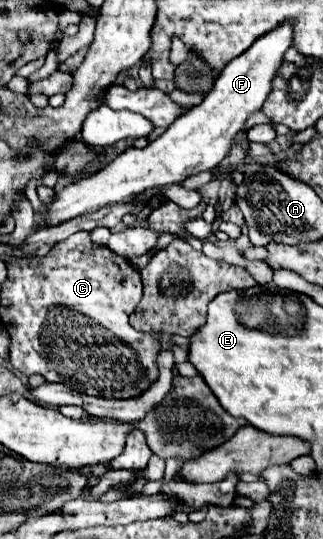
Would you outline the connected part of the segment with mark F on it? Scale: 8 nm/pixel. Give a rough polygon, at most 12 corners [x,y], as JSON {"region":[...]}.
{"region":[[292,21],[222,69],[206,99],[42,207],[48,227],[182,183],[264,105]]}

